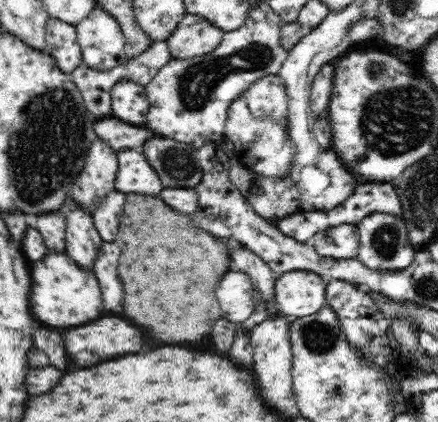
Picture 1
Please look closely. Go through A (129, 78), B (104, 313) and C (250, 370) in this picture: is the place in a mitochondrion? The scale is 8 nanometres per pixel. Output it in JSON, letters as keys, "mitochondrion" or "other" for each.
{"A":"other","B":"other","C":"other"}

